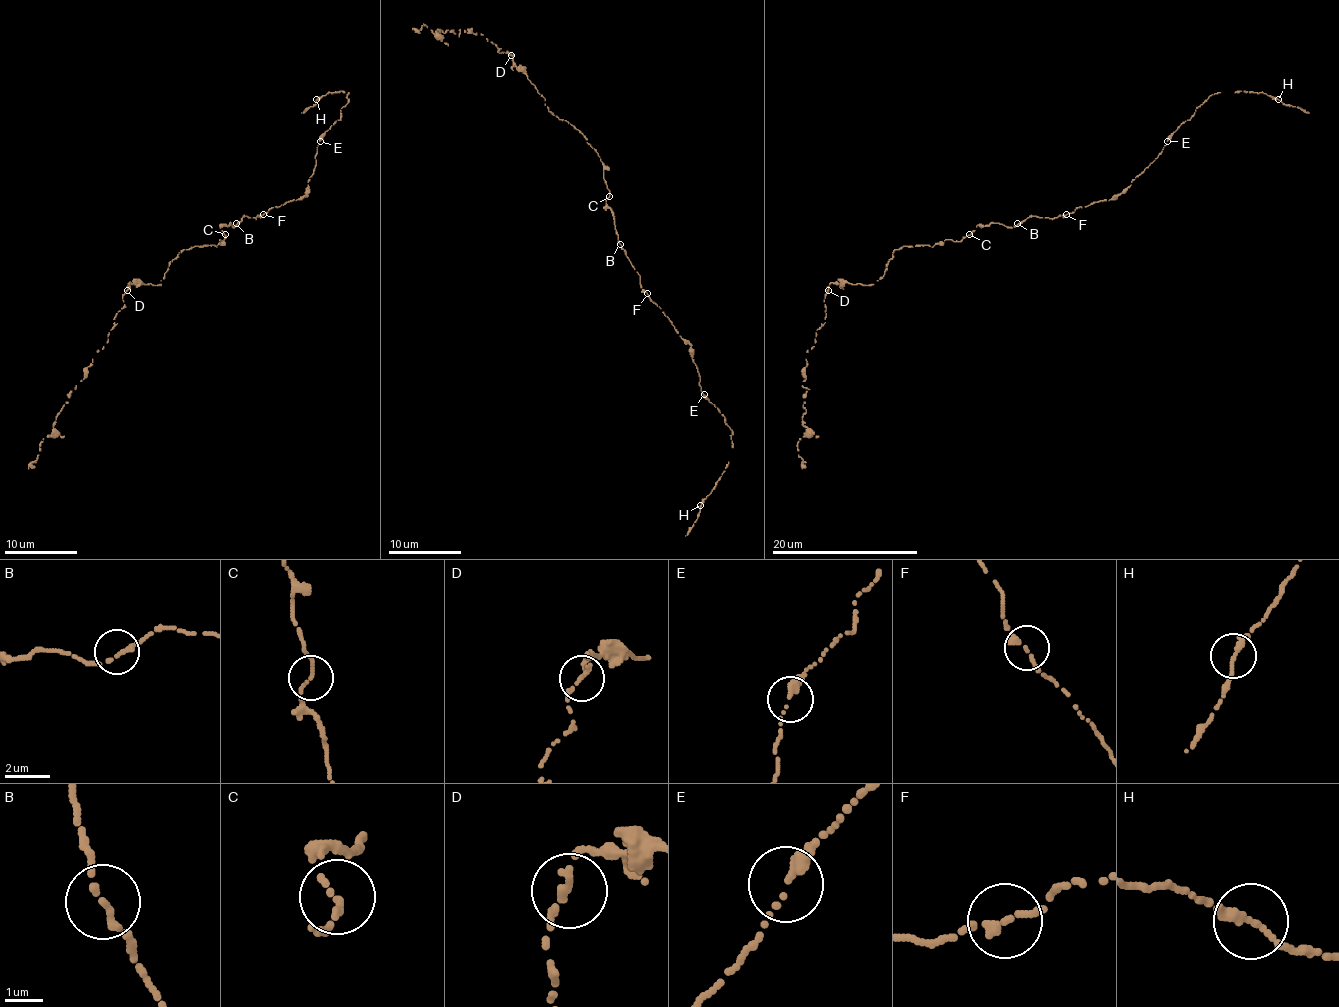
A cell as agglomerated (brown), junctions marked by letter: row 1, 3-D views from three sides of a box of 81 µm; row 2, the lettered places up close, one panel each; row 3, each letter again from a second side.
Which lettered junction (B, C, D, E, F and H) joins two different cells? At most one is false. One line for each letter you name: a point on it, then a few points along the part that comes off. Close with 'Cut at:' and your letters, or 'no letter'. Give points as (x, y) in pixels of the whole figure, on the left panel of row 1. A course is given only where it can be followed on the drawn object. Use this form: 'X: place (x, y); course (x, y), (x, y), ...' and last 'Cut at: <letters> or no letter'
Cut at: no letter

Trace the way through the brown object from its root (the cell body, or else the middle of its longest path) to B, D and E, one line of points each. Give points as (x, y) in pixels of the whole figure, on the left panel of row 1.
B: (225, 234), (221, 227), (230, 223), (234, 227), (236, 223)
D: (225, 234), (216, 247), (194, 245), (179, 253), (161, 284), (134, 282), (126, 291)
E: (225, 234), (221, 227), (234, 227), (243, 216), (256, 218), (302, 200), (320, 141)

